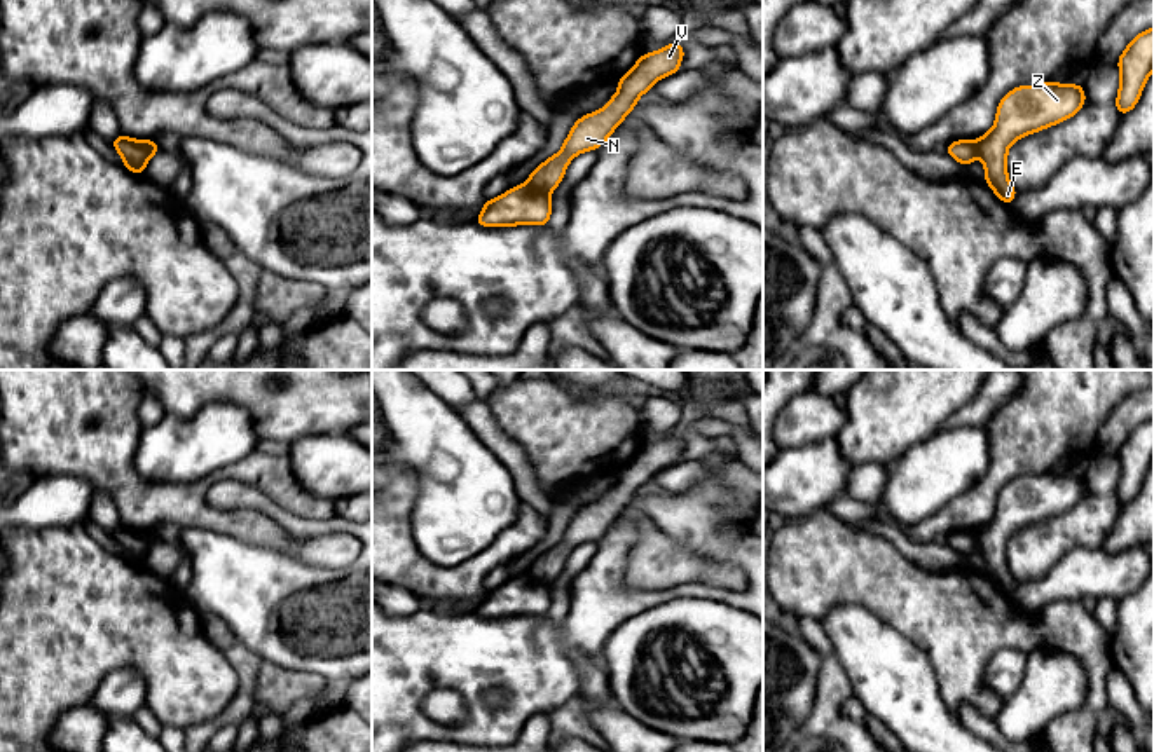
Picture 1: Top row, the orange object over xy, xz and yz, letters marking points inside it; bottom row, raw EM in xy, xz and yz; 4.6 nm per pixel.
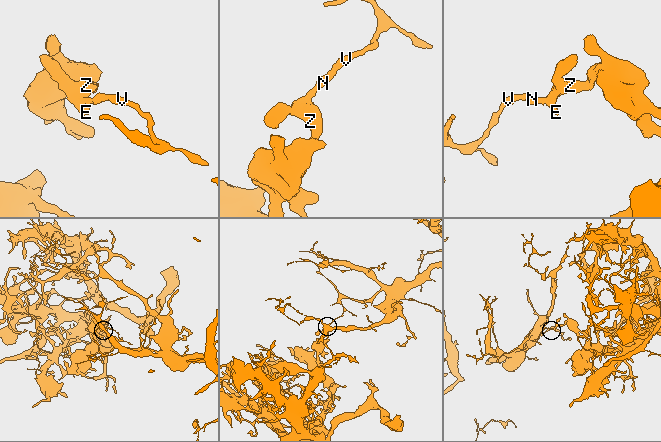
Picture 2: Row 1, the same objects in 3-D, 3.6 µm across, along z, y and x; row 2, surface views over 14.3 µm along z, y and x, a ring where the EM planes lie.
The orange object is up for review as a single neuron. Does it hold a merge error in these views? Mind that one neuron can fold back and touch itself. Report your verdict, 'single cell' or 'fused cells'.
fused cells

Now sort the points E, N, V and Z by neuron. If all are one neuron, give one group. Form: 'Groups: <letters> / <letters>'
Groups: E Z / N V

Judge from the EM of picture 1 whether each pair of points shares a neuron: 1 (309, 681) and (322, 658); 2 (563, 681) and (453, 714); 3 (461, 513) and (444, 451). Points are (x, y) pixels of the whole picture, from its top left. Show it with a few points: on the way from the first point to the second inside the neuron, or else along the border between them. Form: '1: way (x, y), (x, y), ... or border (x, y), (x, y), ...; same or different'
1: border (274, 663), (285, 669), (311, 670), (329, 681); different
2: border (467, 705), (458, 723), (435, 723), (423, 710); different
3: way (461, 498), (461, 480), (454, 466); same

